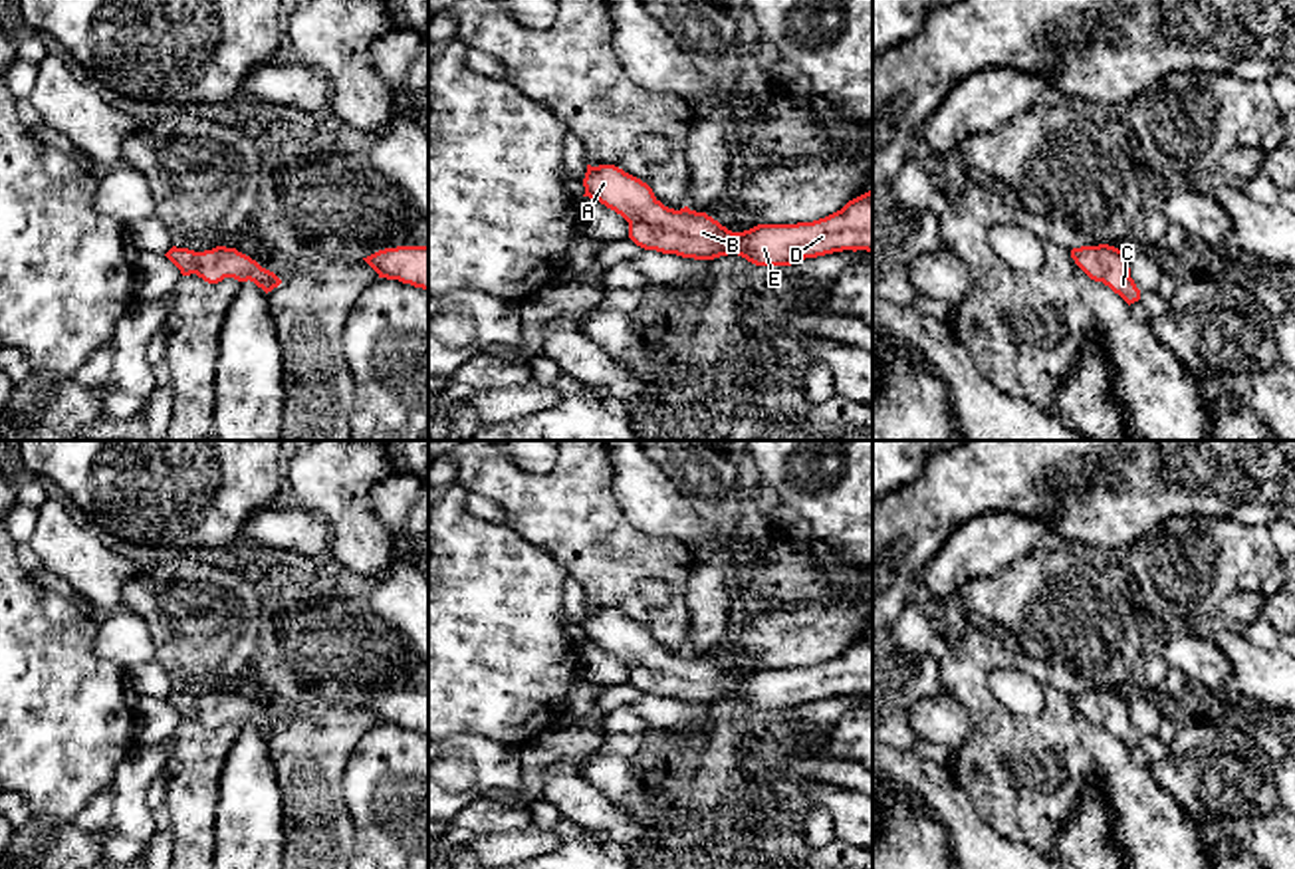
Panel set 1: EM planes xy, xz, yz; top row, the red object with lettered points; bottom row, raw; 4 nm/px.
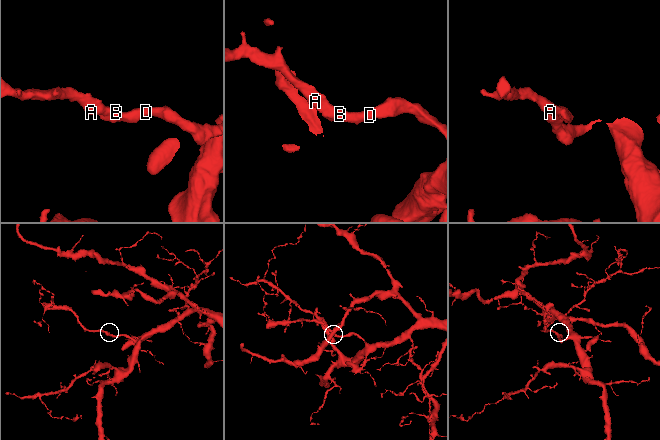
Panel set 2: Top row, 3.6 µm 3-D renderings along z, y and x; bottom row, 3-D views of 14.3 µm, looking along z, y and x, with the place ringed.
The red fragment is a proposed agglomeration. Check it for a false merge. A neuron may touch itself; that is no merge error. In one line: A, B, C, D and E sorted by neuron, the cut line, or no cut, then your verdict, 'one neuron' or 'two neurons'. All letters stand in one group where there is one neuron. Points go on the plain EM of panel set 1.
A B C D E; no cut; one neuron

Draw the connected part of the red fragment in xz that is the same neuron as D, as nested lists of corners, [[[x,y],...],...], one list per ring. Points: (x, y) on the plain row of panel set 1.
[[[587,609],[583,631],[583,641],[629,667],[629,683],[645,694],[694,704],[738,698],[756,710],[791,710],[843,694],[873,696],[873,635],[813,667],[758,669],[732,677],[706,657],[664,651],[647,627],[615,609]]]

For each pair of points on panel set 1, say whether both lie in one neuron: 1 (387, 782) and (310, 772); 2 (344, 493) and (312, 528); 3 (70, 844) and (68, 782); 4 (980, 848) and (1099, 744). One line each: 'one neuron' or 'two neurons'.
1: two neurons
2: two neurons
3: two neurons
4: two neurons

